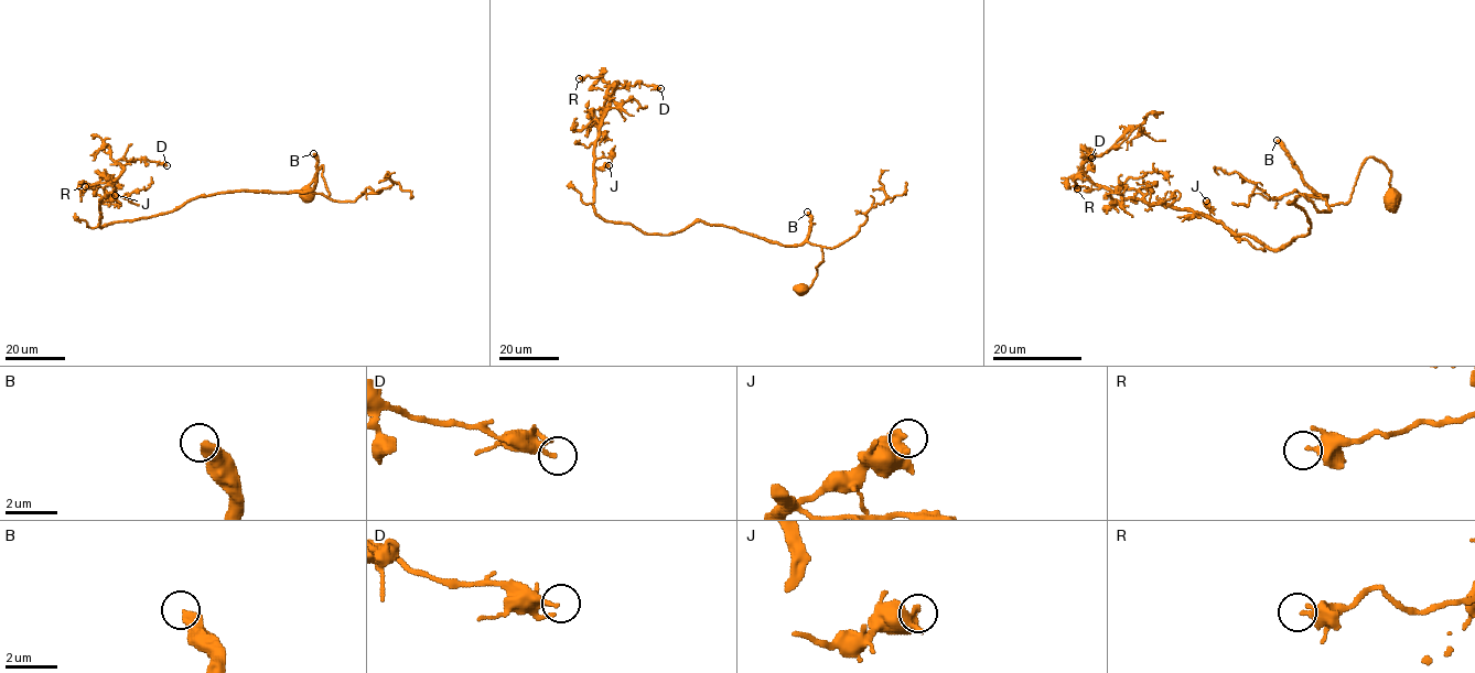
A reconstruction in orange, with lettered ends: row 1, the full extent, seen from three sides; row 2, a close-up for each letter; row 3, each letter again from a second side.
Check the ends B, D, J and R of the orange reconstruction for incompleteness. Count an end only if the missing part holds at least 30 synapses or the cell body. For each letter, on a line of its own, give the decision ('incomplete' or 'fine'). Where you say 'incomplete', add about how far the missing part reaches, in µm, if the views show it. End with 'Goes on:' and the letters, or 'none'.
B: incomplete; missing 90 µm
D: fine
J: fine
R: fine
Goes on: B

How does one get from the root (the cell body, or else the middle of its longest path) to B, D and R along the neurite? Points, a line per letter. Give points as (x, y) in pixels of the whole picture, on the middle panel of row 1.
B: (799, 291), (810, 286), (816, 268), (822, 261), (821, 247), (807, 240), (811, 218), (807, 212)
D: (799, 291), (816, 275), (819, 246), (701, 221), (648, 235), (595, 213), (594, 145), (607, 90), (660, 88)
R: (799, 291), (816, 275), (819, 246), (701, 221), (648, 235), (601, 218), (594, 145), (609, 85), (579, 78)

